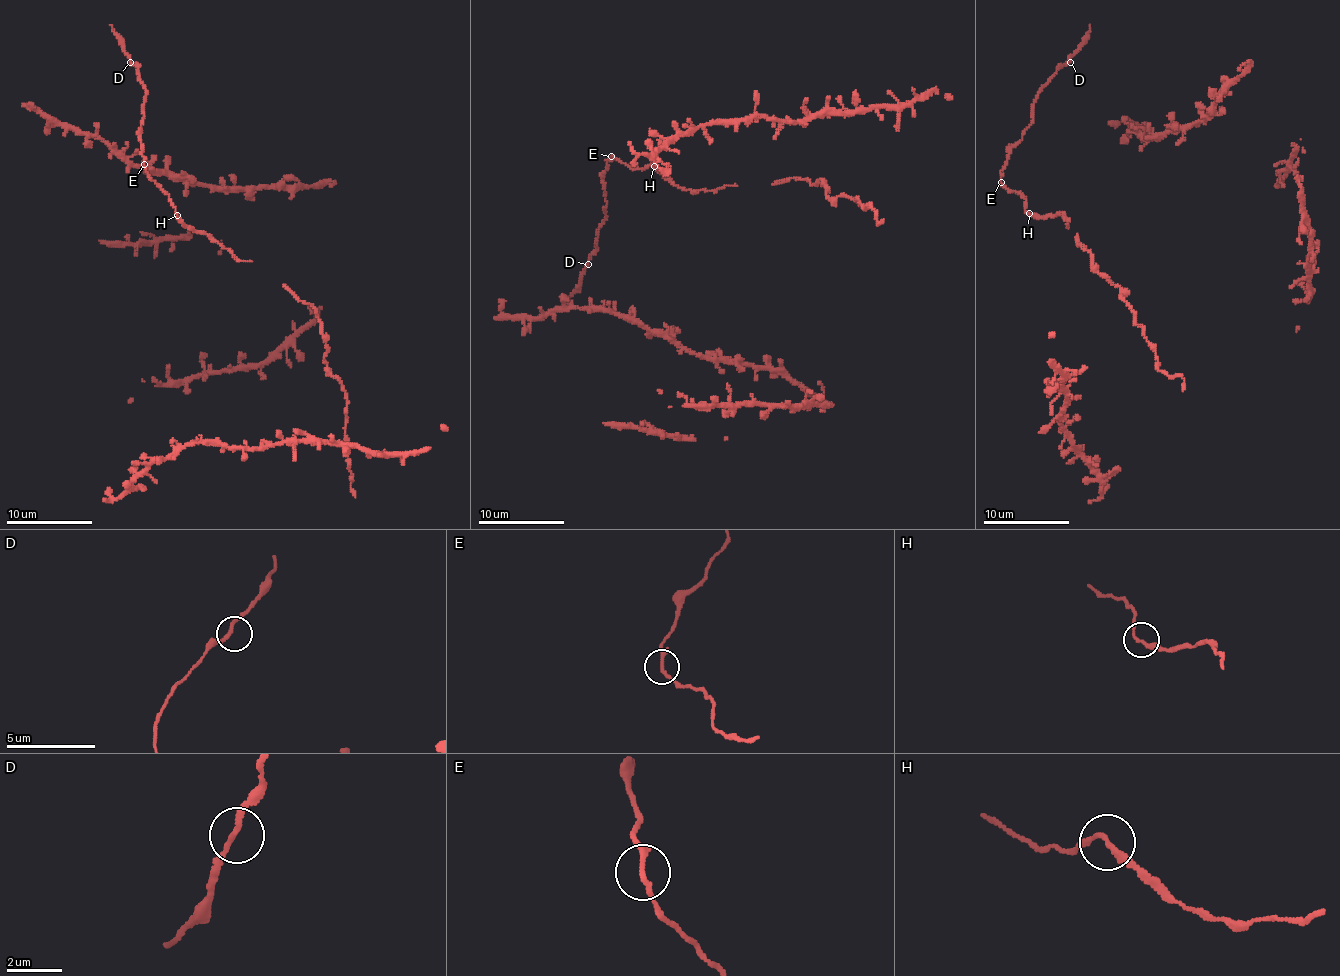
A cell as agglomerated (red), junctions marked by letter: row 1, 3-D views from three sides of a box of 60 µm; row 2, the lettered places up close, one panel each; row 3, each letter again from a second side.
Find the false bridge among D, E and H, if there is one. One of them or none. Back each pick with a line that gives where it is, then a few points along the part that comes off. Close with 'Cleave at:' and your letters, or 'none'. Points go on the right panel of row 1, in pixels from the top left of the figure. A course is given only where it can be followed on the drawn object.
Cleave at: none

